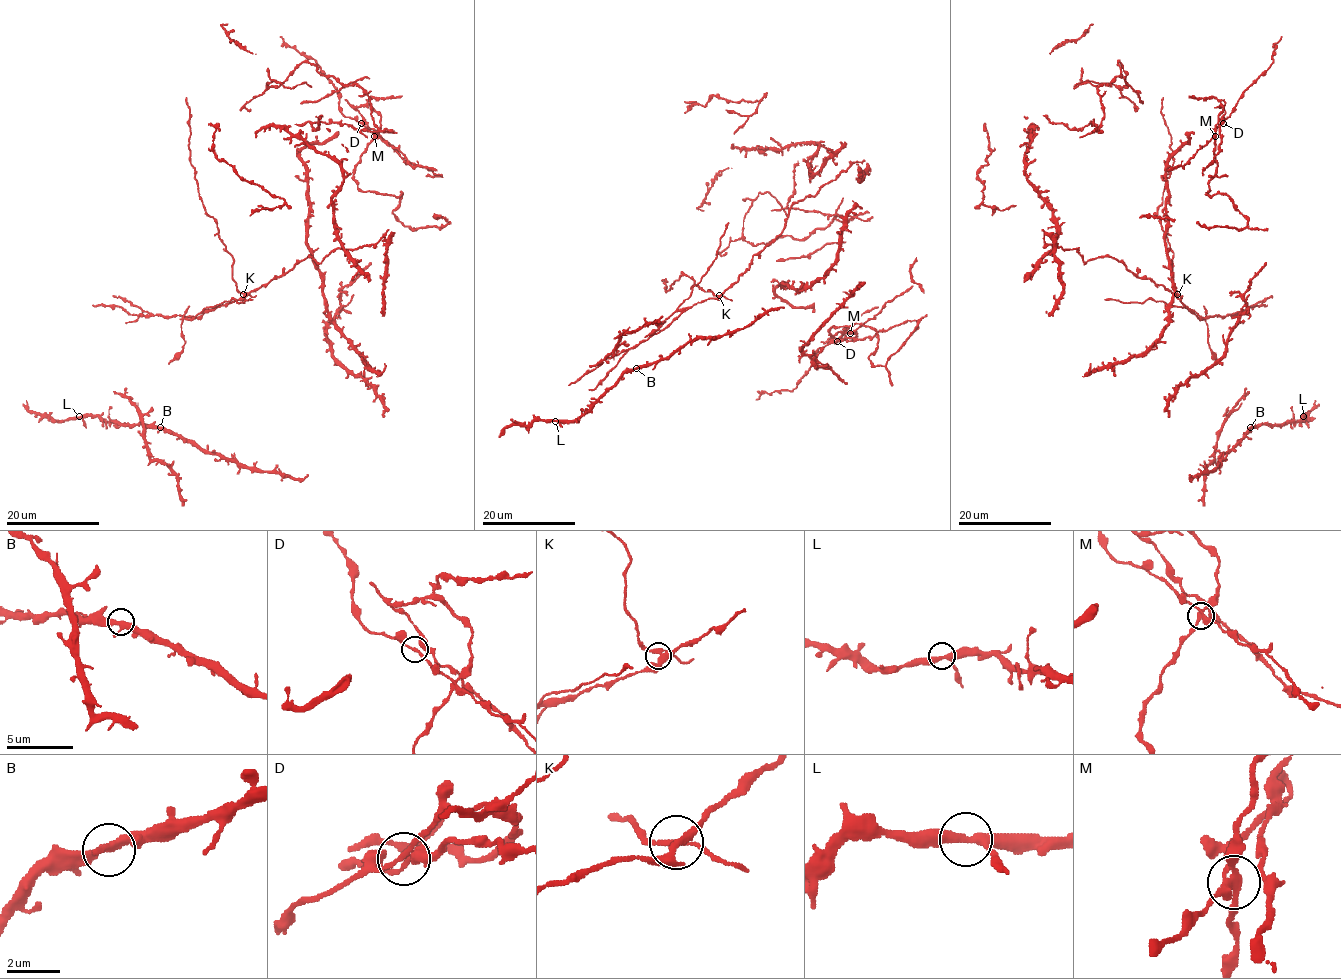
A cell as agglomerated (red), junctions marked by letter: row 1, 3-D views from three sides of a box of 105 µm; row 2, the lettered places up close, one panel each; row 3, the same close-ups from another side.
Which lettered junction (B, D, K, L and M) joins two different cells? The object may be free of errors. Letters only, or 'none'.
M

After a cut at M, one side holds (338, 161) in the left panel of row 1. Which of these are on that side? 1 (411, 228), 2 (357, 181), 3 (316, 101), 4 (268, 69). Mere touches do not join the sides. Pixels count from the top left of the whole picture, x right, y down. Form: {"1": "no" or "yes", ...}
{"1": "no", "2": "no", "3": "no", "4": "no"}

